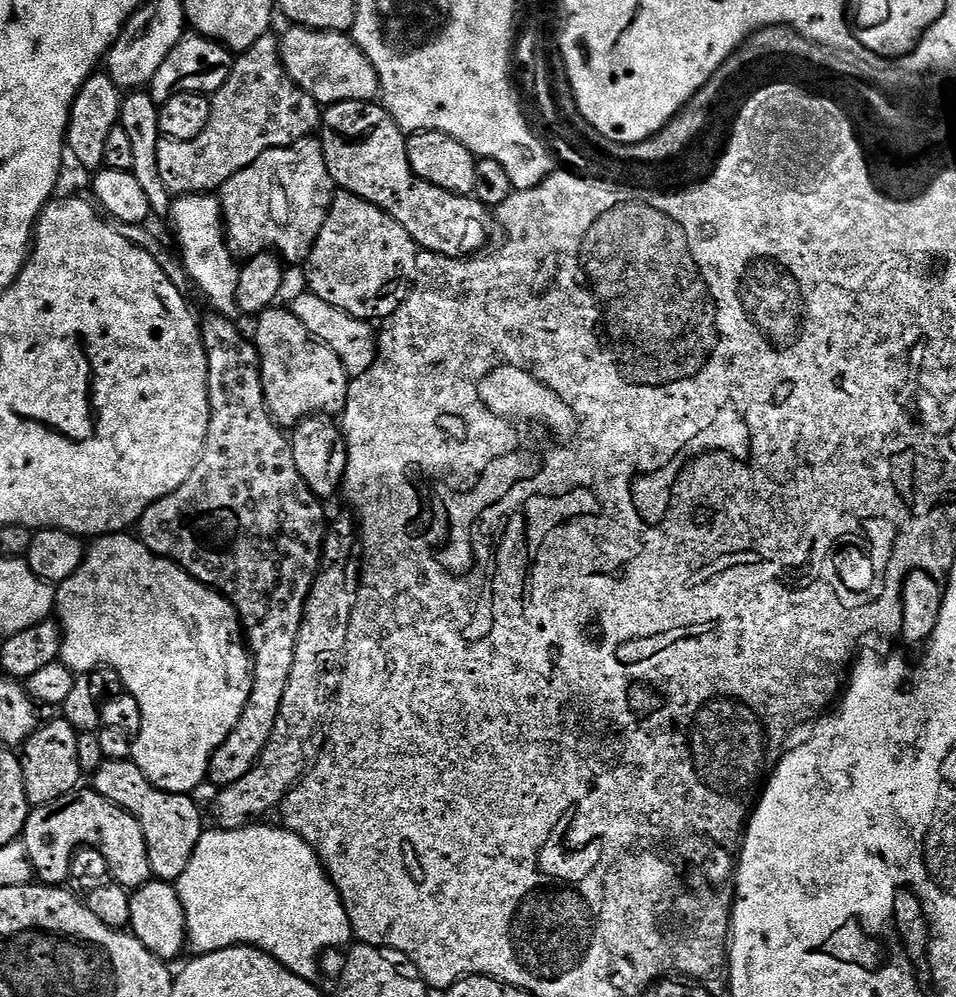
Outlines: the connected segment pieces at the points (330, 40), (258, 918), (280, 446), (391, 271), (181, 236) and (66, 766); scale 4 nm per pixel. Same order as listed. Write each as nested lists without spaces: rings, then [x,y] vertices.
[[[291,25],[281,35],[284,68],[300,88],[306,90],[321,106],[342,101],[370,101],[379,97],[380,79],[373,64],[347,33],[314,31]]]
[[[253,822],[245,828],[206,830],[200,835],[198,846],[194,850],[194,854],[190,858],[190,866],[186,866],[186,870],[182,874],[182,878],[175,881],[174,887],[177,894],[180,895],[180,901],[184,907],[184,926],[186,929],[186,940],[193,948],[193,953],[203,954],[206,952],[217,952],[223,948],[235,948],[237,946],[247,946],[250,948],[259,948],[261,952],[266,952],[274,957],[278,962],[282,962],[282,966],[286,966],[286,970],[290,970],[294,974],[298,974],[298,978],[319,981],[320,976],[320,955],[328,952],[331,948],[340,948],[351,945],[354,937],[352,935],[352,927],[350,926],[350,918],[346,914],[346,906],[342,902],[342,898],[338,894],[338,890],[332,885],[332,879],[328,877],[328,872],[324,868],[324,863],[317,856],[315,850],[304,841],[301,836],[288,831],[283,826],[271,828],[267,822]]]
[[[212,314],[216,316],[208,316],[205,318],[203,317],[202,323],[200,324],[200,337],[204,340],[204,348],[206,358],[209,360],[209,406],[210,406],[210,414],[209,414],[209,432],[208,437],[205,440],[205,448],[202,450],[202,454],[200,455],[200,461],[198,462],[198,466],[194,470],[194,474],[190,474],[190,478],[186,478],[186,482],[182,482],[182,486],[178,486],[178,490],[174,490],[168,495],[166,498],[162,498],[158,502],[154,502],[153,504],[148,507],[142,514],[142,518],[140,519],[140,523],[138,525],[138,538],[141,540],[144,545],[147,546],[150,551],[153,552],[155,556],[164,556],[167,560],[173,560],[178,567],[185,568],[191,576],[193,576],[198,583],[203,584],[206,588],[214,588],[216,591],[222,593],[226,599],[235,606],[236,612],[240,615],[240,622],[244,630],[244,635],[246,637],[246,643],[251,651],[252,654],[252,663],[254,665],[254,675],[252,677],[252,693],[250,694],[250,698],[246,702],[246,710],[242,714],[242,718],[238,722],[238,726],[235,730],[230,734],[230,738],[226,738],[226,742],[222,742],[222,746],[216,751],[214,754],[214,758],[210,762],[210,766],[208,767],[208,780],[211,783],[218,784],[217,786],[225,786],[227,784],[232,784],[234,782],[238,782],[240,778],[245,778],[249,771],[254,767],[257,760],[260,759],[260,755],[263,752],[263,748],[267,746],[268,739],[271,736],[271,731],[275,728],[275,719],[278,718],[279,706],[282,704],[283,694],[286,692],[287,683],[290,682],[290,672],[291,667],[294,666],[294,654],[296,653],[296,643],[298,642],[298,630],[300,629],[300,623],[304,620],[304,607],[306,606],[306,602],[308,601],[308,595],[312,592],[312,584],[316,580],[316,573],[320,571],[320,557],[324,550],[324,538],[326,535],[326,520],[324,524],[324,508],[325,505],[321,503],[321,501],[316,499],[316,496],[308,489],[306,486],[306,482],[302,482],[302,478],[298,474],[298,466],[294,466],[294,454],[292,453],[292,442],[289,436],[289,433],[285,431],[281,425],[276,423],[275,418],[272,416],[272,413],[268,410],[268,403],[266,402],[266,398],[264,397],[264,383],[262,382],[262,374],[260,373],[260,355],[256,352],[255,343],[251,339],[248,340],[246,337],[240,333],[240,328],[238,325],[235,324],[232,320],[227,320],[226,317],[220,316],[224,314]]]
[[[343,190],[337,191],[332,198],[332,207],[328,210],[328,221],[322,226],[319,231],[319,236],[315,240],[314,250],[308,256],[304,264],[306,270],[306,282],[309,286],[307,288],[311,295],[314,295],[330,306],[334,306],[343,312],[349,312],[351,316],[357,316],[359,320],[366,320],[369,322],[383,322],[392,316],[397,310],[398,306],[402,306],[402,302],[407,298],[409,292],[412,290],[414,277],[416,276],[416,258],[418,255],[418,245],[410,238],[410,234],[406,234],[406,230],[394,218],[390,218],[378,206],[374,206],[370,202],[366,202],[362,198],[358,198],[352,192]]]
[[[197,194],[173,199],[170,209],[172,228],[176,231],[176,240],[180,243],[179,255],[184,261],[193,285],[213,304],[213,309],[220,310],[224,300],[235,301],[238,290],[240,268],[237,257],[226,239],[224,211],[220,205],[219,195]]]
[[[56,718],[49,724],[48,721],[41,723],[36,733],[23,744],[19,758],[22,778],[26,782],[26,798],[32,808],[46,806],[81,787],[82,773],[78,766],[79,737],[80,733],[74,726],[70,726],[70,722]]]

